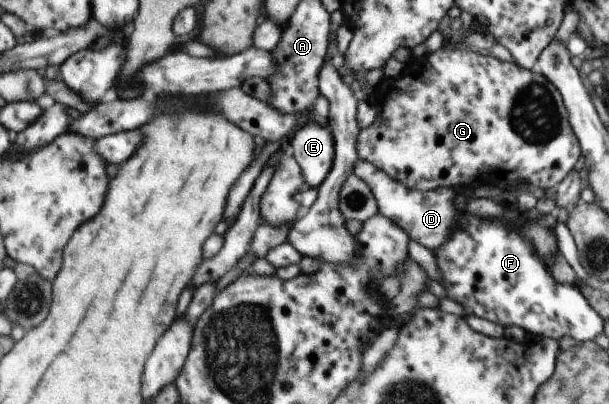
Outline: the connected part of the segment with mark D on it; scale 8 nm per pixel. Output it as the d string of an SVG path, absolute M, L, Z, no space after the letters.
M360 158L356 159L353 174L369 186L375 198L377 212L407 231L409 240L414 240L416 244L431 252L440 249L451 238L459 224L463 212L454 207L453 198L457 194L452 191L452 187L440 187L431 191L407 188L400 181L388 177L385 172L372 166L372 163Z

